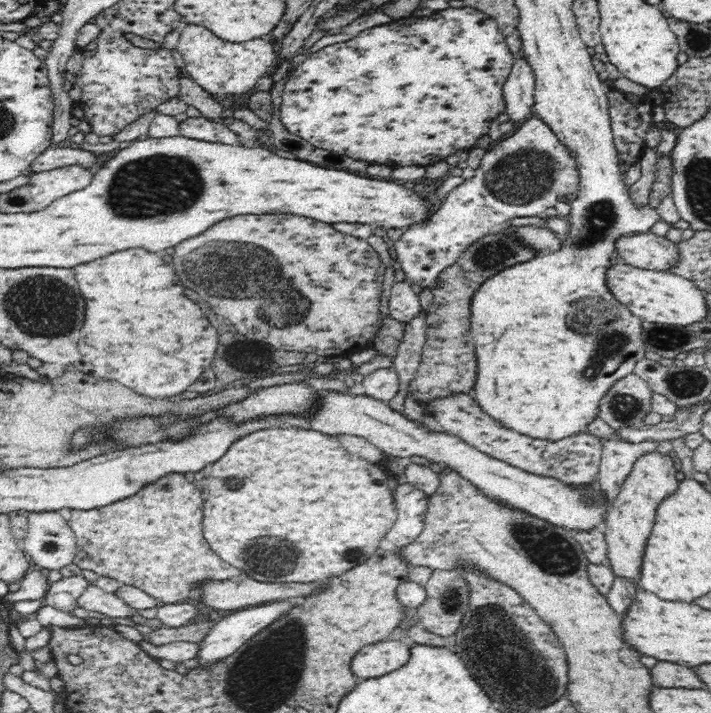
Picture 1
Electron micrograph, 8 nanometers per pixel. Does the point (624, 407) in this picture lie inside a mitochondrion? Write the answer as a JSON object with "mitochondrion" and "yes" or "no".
{"mitochondrion":"yes"}

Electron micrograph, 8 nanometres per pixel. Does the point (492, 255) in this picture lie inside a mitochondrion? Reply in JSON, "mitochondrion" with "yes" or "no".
{"mitochondrion":"yes"}

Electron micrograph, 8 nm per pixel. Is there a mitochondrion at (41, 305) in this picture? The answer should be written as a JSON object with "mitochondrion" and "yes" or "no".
{"mitochondrion":"yes"}

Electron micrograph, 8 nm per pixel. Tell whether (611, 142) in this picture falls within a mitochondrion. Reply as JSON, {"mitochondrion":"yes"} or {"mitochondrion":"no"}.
{"mitochondrion":"no"}

